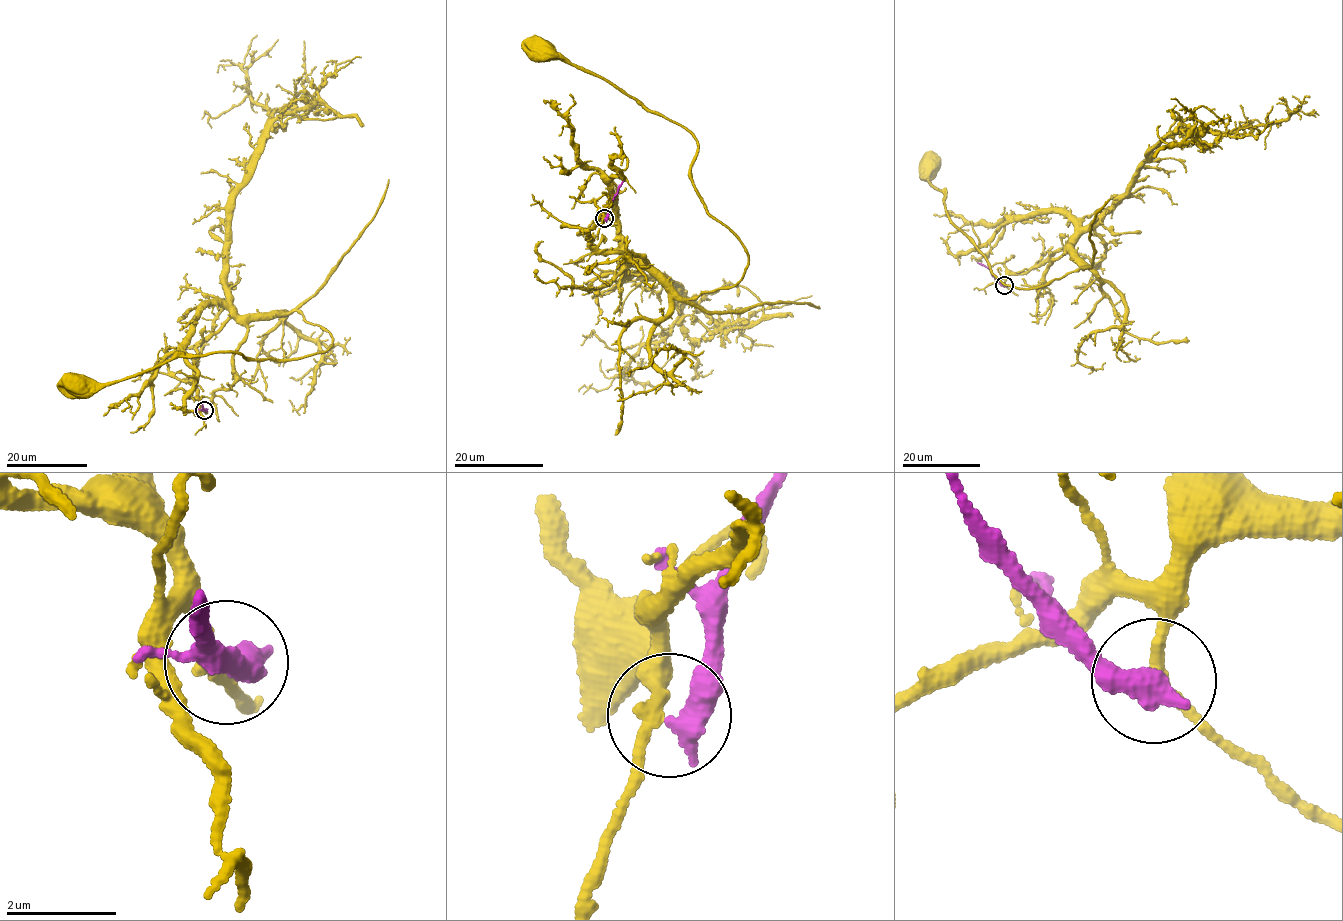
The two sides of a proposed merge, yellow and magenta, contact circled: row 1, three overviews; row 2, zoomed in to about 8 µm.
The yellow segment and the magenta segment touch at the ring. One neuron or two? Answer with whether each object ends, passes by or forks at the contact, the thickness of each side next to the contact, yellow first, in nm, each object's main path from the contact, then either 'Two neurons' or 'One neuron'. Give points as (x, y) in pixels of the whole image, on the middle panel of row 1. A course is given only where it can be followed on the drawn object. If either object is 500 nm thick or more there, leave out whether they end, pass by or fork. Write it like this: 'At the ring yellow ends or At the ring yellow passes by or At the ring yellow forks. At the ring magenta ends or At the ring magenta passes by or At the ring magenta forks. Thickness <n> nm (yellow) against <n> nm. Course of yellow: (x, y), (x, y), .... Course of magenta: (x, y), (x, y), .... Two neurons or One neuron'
At the ring yellow passes by. At the ring magenta ends. Thickness 220 nm (yellow) against 480 nm. Course of yellow: (603, 218), (590, 246), (647, 259), (685, 298), (728, 288), (747, 264), (699, 197), (689, 132), (521, 43). Course of magenta: (604, 218), (623, 181). Two neurons

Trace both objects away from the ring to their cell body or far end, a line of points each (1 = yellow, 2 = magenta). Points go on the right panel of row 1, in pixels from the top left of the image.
1: (1005, 285), (1070, 241), (1079, 270), (1002, 283), (951, 223), (931, 160)
2: (1004, 285), (989, 268), (977, 262)

